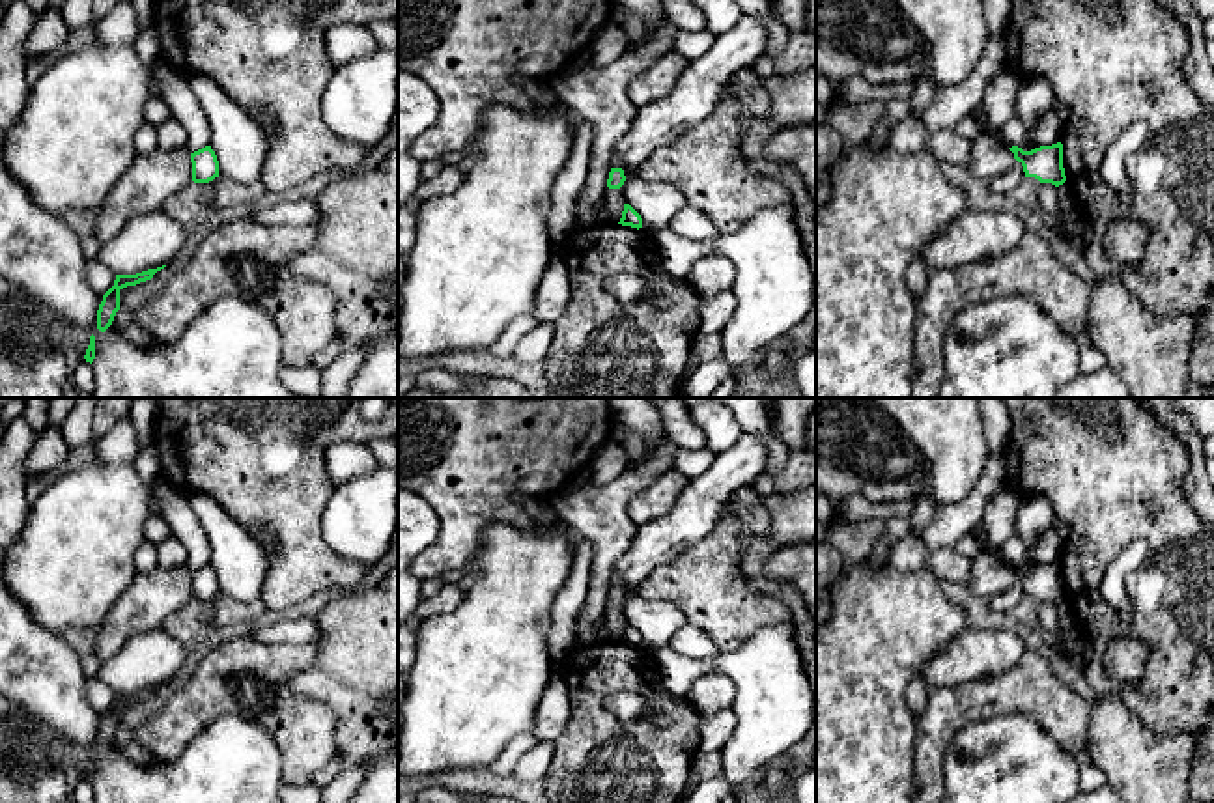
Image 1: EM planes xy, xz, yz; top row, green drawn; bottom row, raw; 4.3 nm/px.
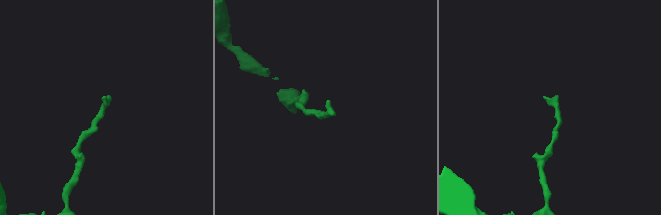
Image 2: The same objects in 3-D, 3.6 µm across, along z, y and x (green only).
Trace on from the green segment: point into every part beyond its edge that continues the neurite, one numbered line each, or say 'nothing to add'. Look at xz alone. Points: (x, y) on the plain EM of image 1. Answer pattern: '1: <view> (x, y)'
nothing to add

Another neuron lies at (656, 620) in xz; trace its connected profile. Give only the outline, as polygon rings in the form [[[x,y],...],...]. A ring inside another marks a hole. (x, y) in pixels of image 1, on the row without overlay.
[[[633,594],[624,603],[624,616],[642,637],[642,648],[657,652],[687,624],[684,611],[672,601],[648,599]]]

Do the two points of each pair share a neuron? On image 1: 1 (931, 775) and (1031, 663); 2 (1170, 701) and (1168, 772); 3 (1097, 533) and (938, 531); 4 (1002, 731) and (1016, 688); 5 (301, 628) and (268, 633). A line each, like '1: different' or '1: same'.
1: same
2: different
3: different
4: different
5: same

